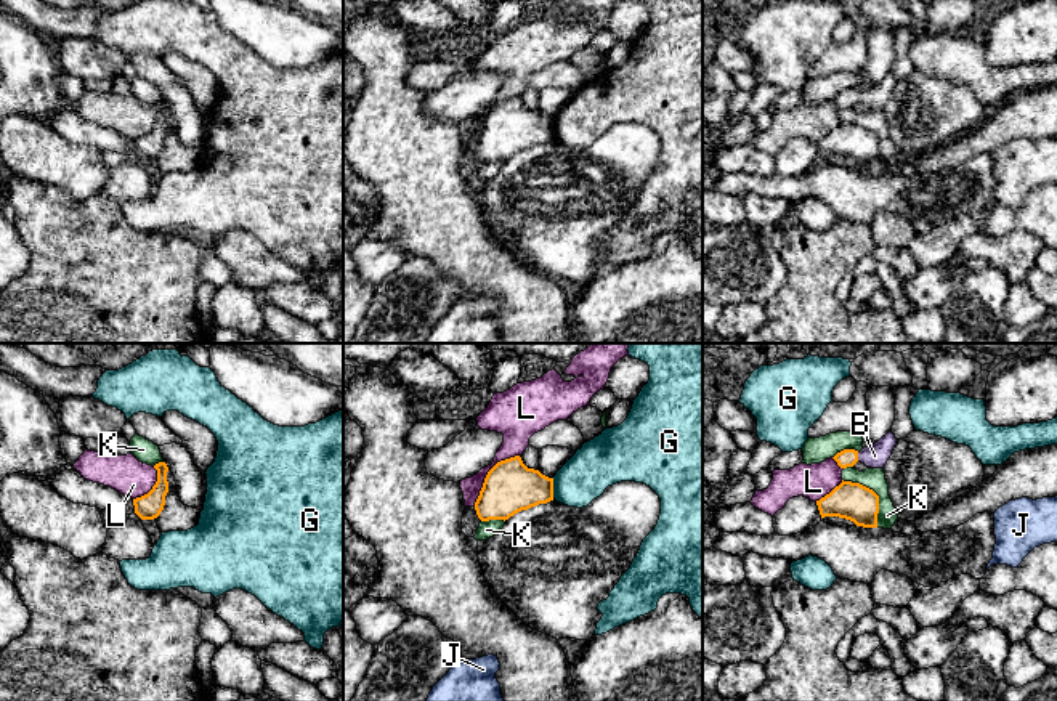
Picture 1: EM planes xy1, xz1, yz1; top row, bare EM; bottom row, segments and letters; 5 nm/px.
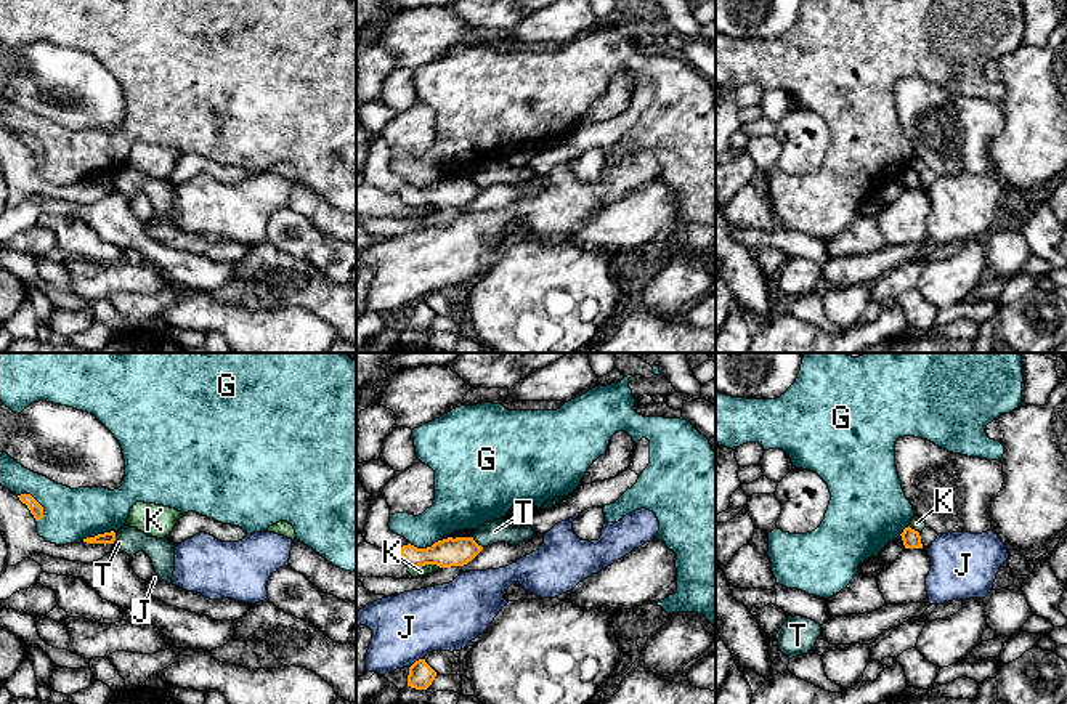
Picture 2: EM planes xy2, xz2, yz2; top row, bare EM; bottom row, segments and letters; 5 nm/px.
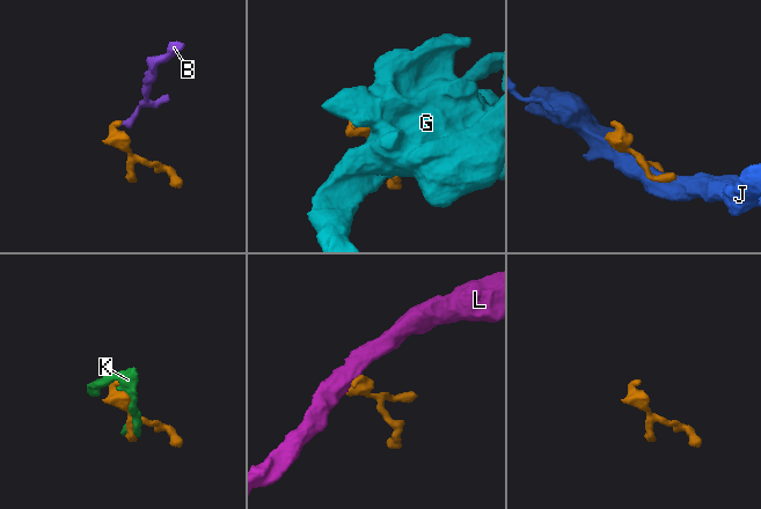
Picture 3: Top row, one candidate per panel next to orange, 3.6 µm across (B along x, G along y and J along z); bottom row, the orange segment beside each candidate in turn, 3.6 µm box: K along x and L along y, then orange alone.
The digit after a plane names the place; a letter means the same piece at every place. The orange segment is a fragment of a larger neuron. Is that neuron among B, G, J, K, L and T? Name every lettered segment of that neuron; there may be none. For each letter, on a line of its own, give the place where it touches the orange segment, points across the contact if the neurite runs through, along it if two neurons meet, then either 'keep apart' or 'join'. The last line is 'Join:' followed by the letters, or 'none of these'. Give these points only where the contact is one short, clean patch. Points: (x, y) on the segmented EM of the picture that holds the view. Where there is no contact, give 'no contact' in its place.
B: yz1 (857, 457) | across yz1 (847, 457), (857, 457), (874, 456) | join
G: xy2 (34, 499) | keep apart
J: xz2 (416, 661) | keep apart
K: yz1 (876, 494) | keep apart
L: xz1 (488, 474) | along xz1 (518, 454), (501, 459), (488, 472), (473, 506) | keep apart
T: xz2 (475, 542) | along xz2 (472, 538), (482, 547) | keep apart
Join: B

